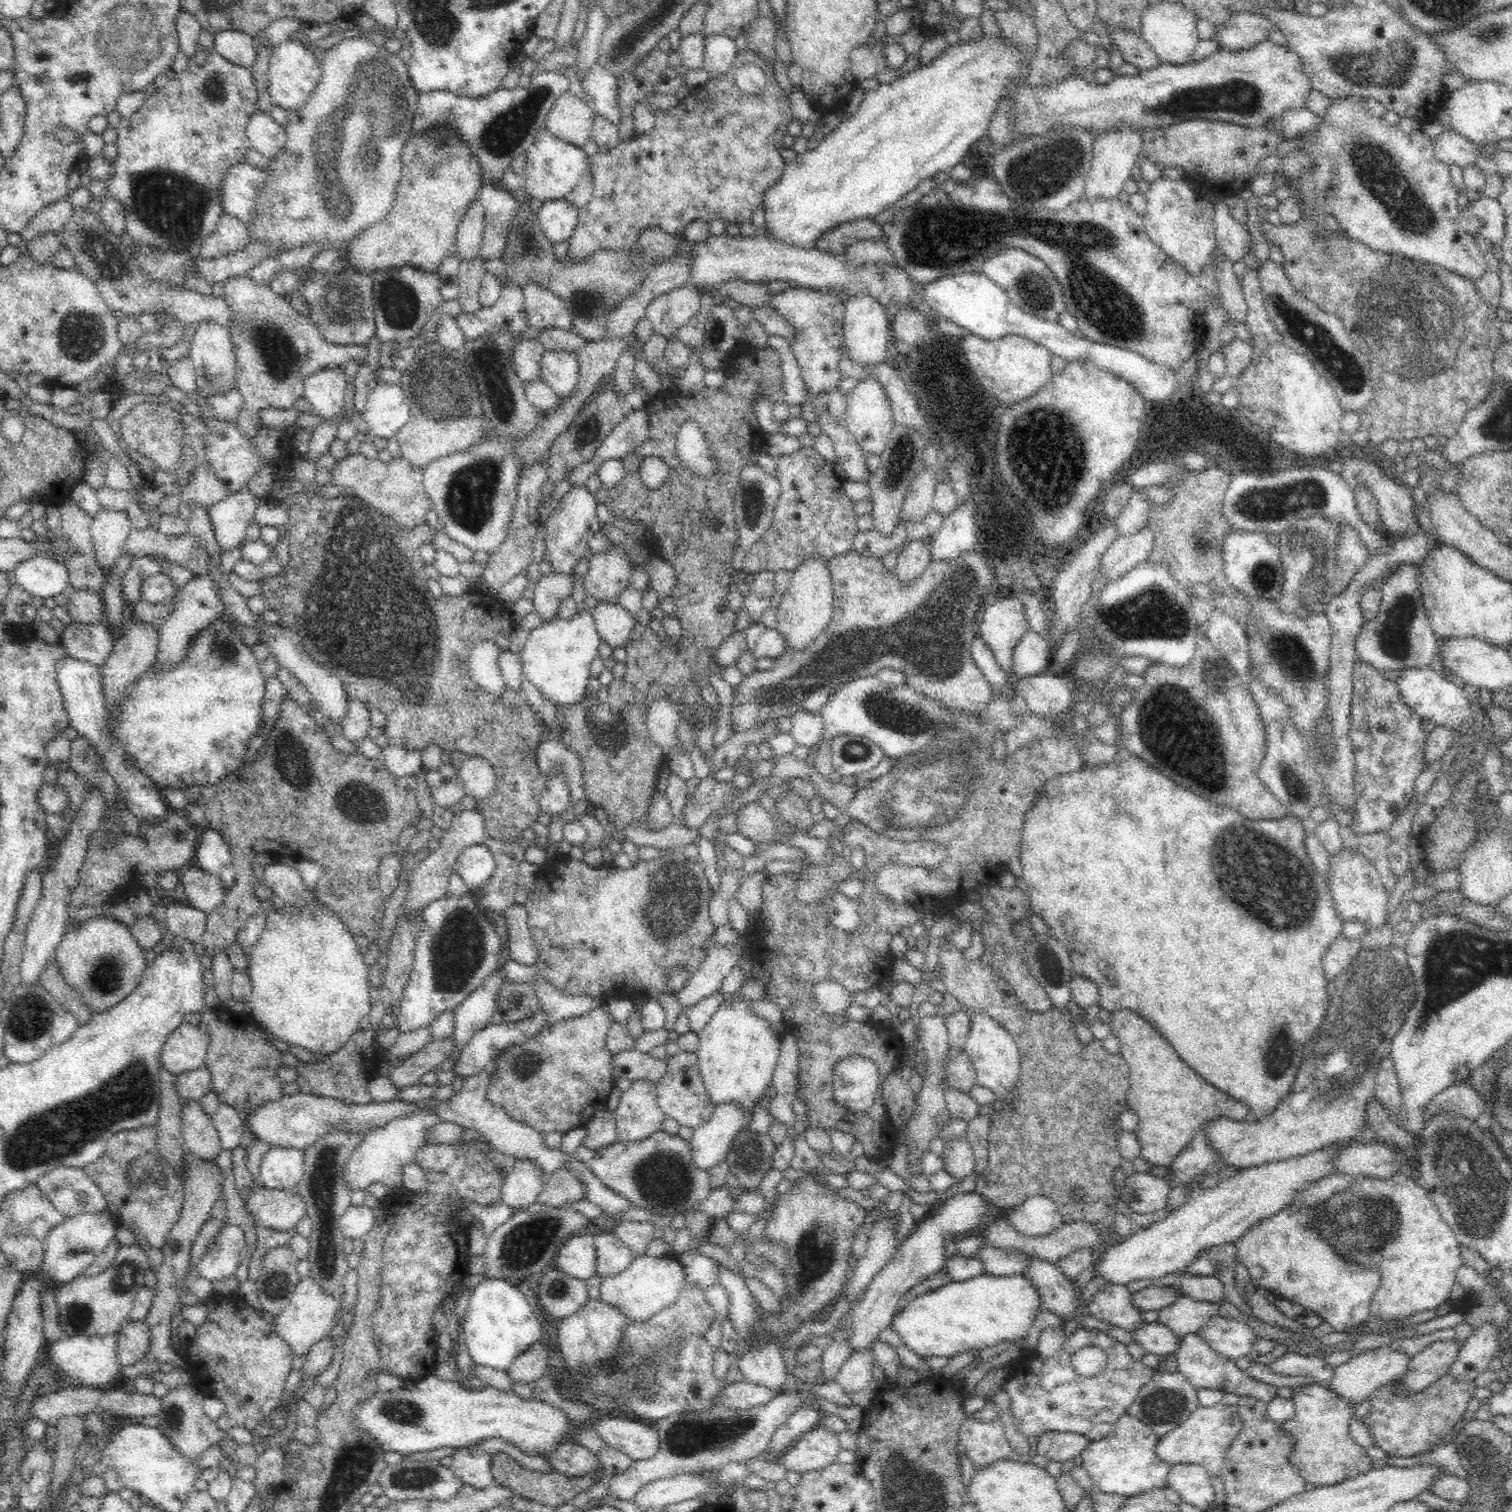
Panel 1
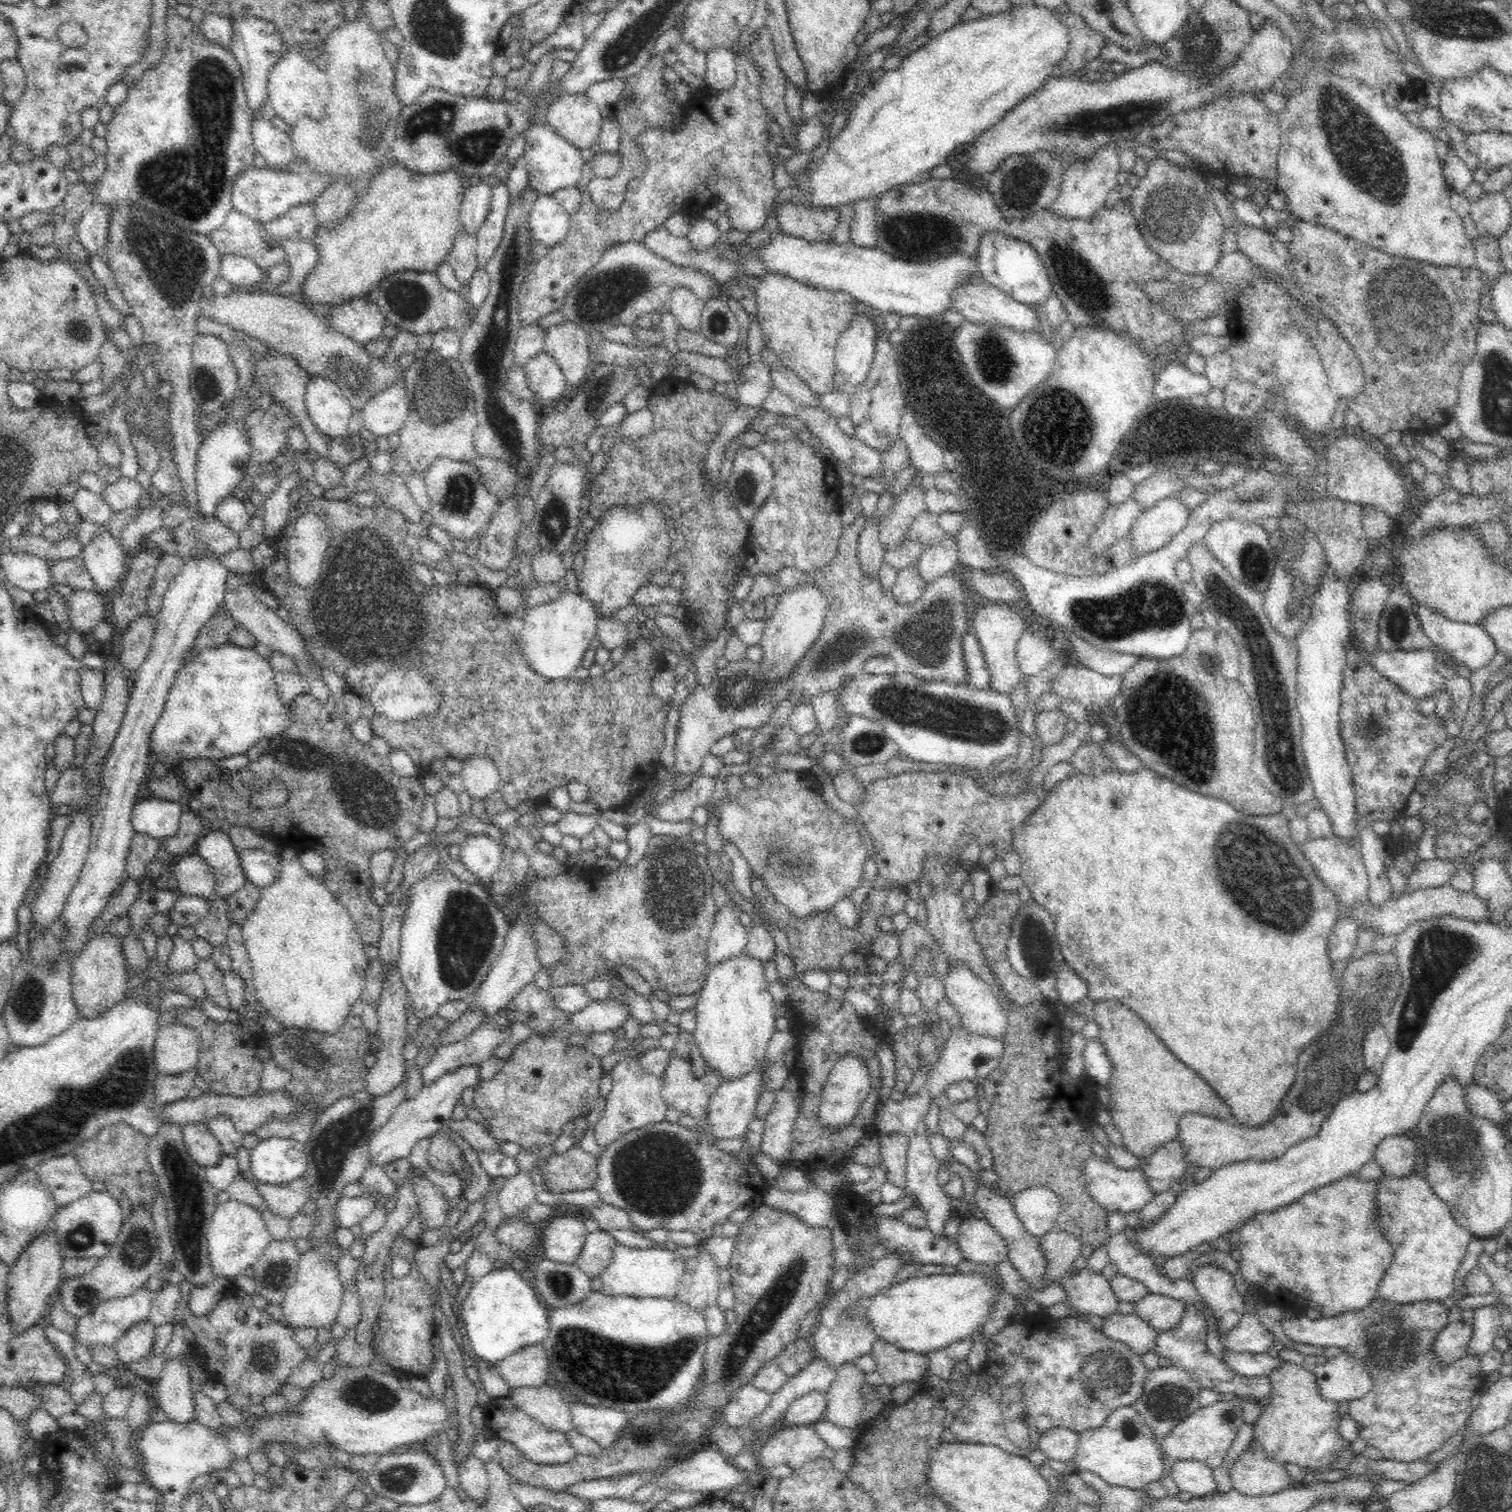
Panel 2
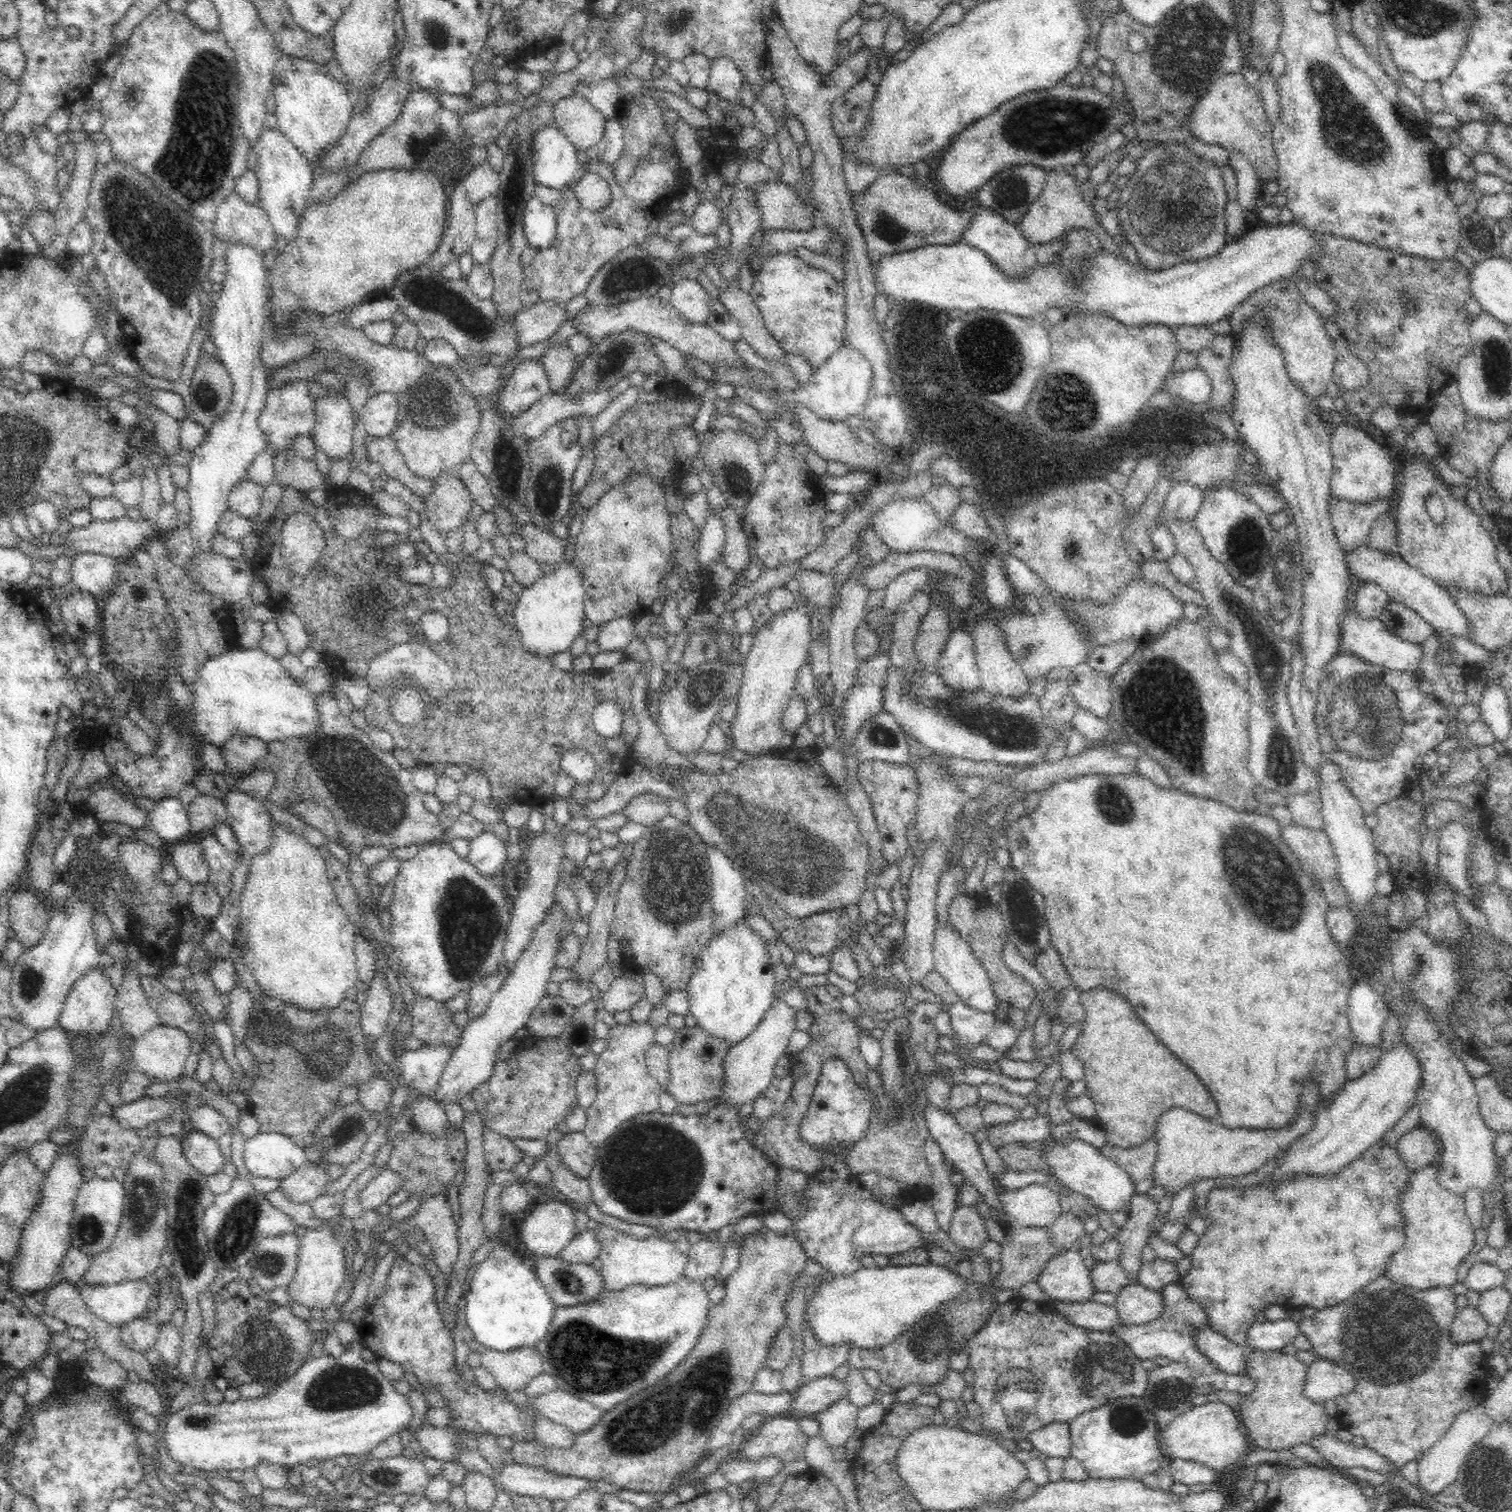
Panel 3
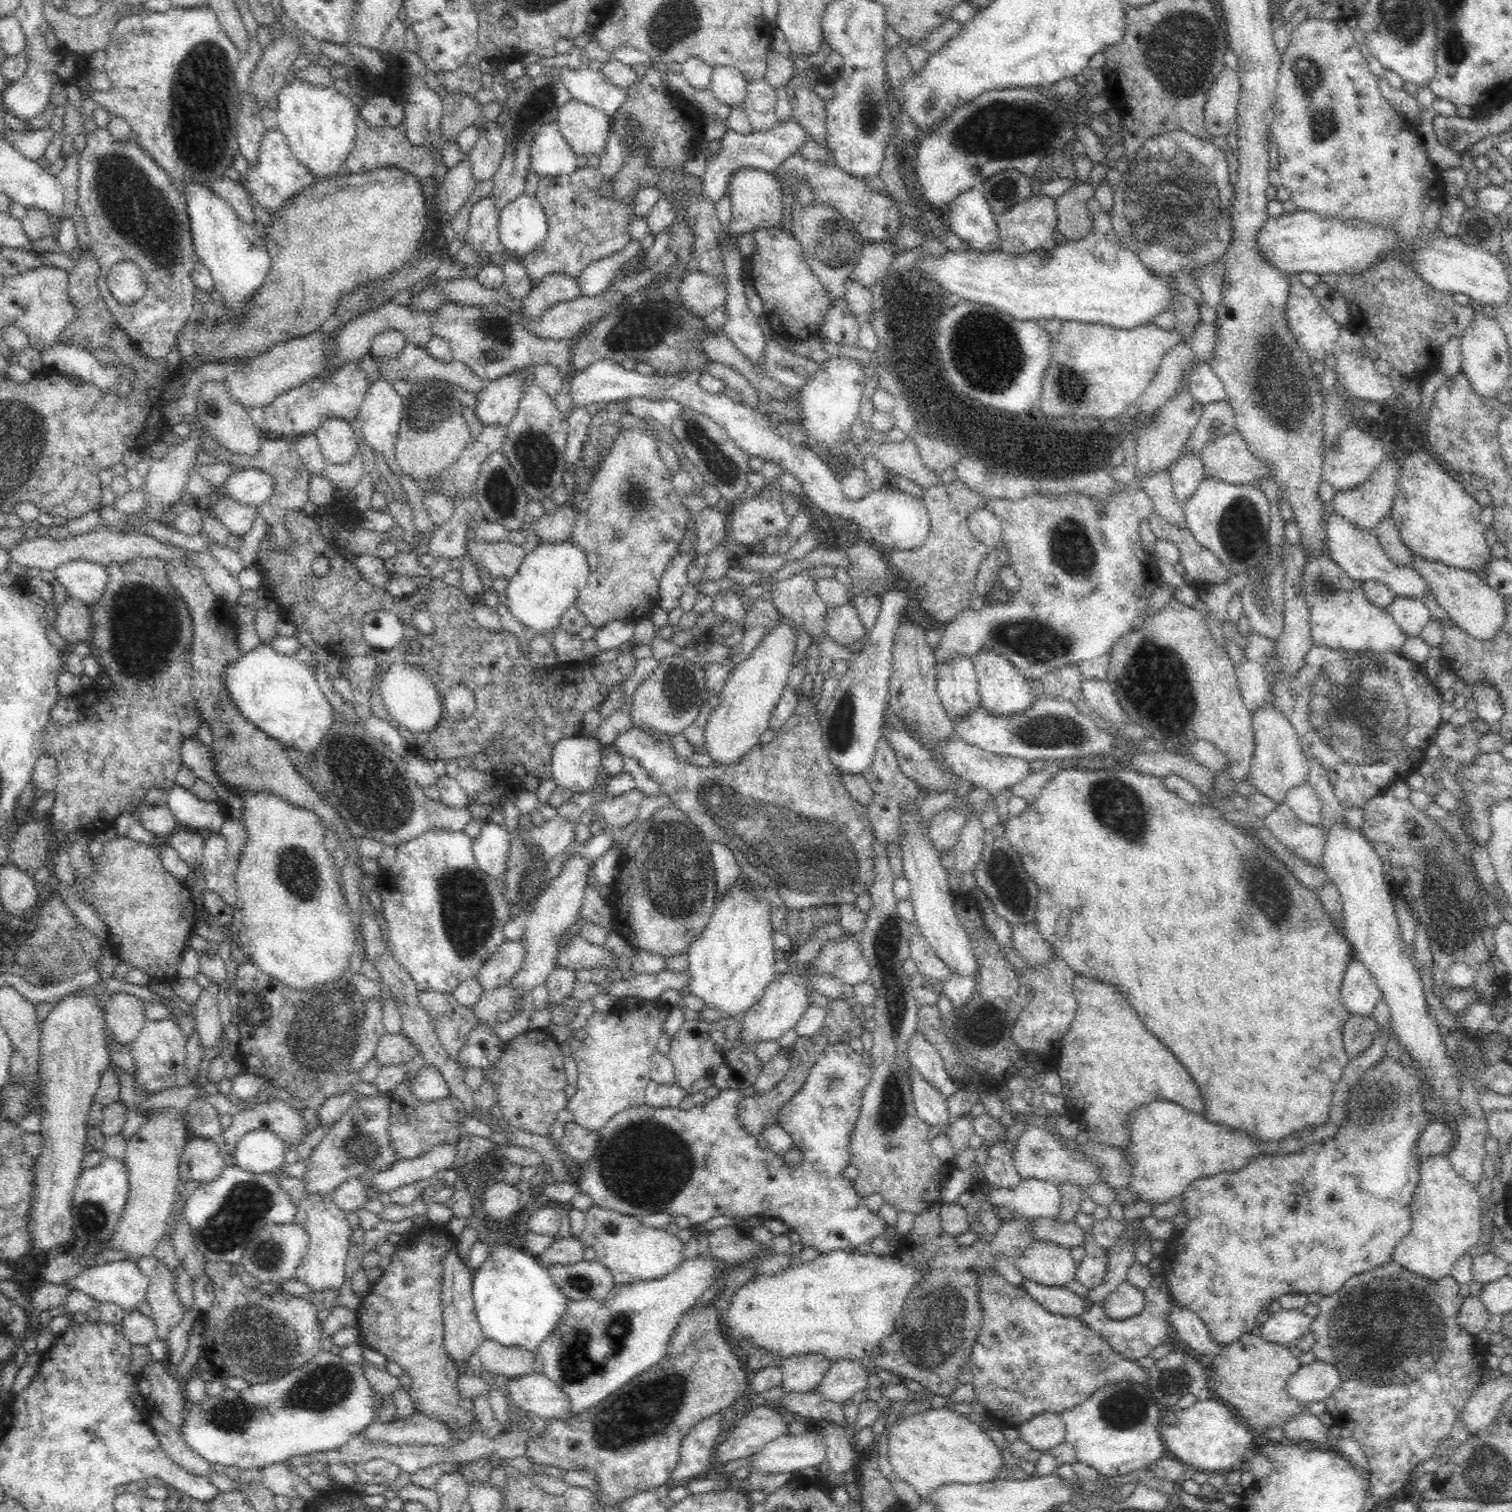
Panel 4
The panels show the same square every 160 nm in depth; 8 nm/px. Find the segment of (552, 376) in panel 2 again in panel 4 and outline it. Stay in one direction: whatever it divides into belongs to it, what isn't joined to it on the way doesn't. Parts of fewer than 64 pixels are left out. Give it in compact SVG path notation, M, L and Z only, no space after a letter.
M524 370L513 371L500 376L498 380L487 382L476 395L478 419L490 426L511 423L526 389Z

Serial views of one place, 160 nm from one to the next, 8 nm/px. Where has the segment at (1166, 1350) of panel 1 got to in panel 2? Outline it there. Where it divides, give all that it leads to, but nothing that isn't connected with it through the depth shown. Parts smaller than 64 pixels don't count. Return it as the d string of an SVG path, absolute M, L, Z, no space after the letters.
M1116 1313L1116 1316L1107 1316L1103 1319L1104 1328L1101 1332L1106 1337L1122 1342L1141 1356L1146 1352L1153 1352L1160 1332L1150 1327L1135 1313L1128 1314L1128 1316Z

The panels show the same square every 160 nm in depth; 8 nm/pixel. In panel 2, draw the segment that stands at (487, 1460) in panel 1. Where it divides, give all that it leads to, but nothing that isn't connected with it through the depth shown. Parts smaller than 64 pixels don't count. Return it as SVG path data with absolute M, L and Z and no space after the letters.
M474 1456L458 1463L458 1484L472 1498L481 1498L487 1492L489 1485L488 1471L485 1461Z

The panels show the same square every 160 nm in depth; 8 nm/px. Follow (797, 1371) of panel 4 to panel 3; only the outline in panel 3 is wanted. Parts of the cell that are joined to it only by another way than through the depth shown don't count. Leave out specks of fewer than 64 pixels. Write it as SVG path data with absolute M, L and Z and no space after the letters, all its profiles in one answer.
M810 1328L804 1330L802 1335L804 1338L801 1377L803 1384L814 1379L832 1376L836 1368L848 1364L851 1350L856 1348L856 1346L846 1344L845 1342L840 1342L840 1344L826 1344L825 1342L821 1342L821 1340L812 1333L812 1329Z

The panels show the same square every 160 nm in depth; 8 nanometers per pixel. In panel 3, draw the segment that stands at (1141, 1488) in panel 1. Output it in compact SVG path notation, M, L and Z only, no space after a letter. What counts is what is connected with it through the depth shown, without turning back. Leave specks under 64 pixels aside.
M1124 1397L1109 1403L1100 1408L1083 1412L1070 1424L1071 1434L1071 1455L1076 1458L1090 1479L1126 1479L1142 1481L1144 1476L1154 1474L1162 1462L1162 1453L1158 1448L1158 1427L1154 1415L1146 1407L1143 1397Z

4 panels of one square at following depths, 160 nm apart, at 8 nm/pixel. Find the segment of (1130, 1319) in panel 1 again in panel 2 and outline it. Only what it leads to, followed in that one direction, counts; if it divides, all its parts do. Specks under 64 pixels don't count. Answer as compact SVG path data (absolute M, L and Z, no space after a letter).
M1086 1268L1077 1275L1066 1273L1058 1281L1064 1286L1070 1304L1081 1316L1092 1314L1103 1319L1120 1313L1118 1312L1120 1300L1104 1275Z

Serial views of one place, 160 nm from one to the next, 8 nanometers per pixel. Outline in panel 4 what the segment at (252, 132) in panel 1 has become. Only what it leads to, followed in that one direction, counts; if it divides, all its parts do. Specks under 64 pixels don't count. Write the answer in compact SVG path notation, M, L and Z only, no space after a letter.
M267 129L262 137L256 165L252 165L243 177L244 186L264 212L272 218L280 216L281 210L303 190L312 186L317 178L294 157L286 137L277 129Z

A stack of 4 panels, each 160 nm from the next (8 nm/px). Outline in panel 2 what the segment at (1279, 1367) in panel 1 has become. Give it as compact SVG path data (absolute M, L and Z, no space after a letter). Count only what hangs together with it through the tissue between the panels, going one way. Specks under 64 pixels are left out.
M1226 1351L1222 1360L1229 1364L1229 1367L1240 1373L1242 1376L1262 1376L1276 1370L1283 1361L1278 1357L1262 1354L1234 1354Z

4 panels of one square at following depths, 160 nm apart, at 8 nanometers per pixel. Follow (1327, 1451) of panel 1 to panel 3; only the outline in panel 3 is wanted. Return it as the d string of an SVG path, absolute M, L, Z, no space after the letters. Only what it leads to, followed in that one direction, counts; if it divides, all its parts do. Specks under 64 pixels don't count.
M1251 1350L1247 1352L1247 1363L1247 1375L1256 1380L1254 1392L1242 1395L1241 1398L1241 1416L1250 1443L1262 1450L1291 1451L1295 1446L1301 1444L1306 1446L1306 1444L1311 1444L1314 1439L1328 1433L1326 1425L1330 1416L1324 1411L1324 1403L1314 1402L1304 1394L1307 1364L1298 1360L1296 1355L1286 1355L1281 1351Z

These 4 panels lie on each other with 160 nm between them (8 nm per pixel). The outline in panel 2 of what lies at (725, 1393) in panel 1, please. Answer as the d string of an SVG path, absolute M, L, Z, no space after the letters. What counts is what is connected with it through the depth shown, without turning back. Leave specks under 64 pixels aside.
M752 1383L740 1386L732 1392L730 1400L723 1408L723 1415L728 1426L740 1431L756 1420L770 1404L771 1394L758 1390Z

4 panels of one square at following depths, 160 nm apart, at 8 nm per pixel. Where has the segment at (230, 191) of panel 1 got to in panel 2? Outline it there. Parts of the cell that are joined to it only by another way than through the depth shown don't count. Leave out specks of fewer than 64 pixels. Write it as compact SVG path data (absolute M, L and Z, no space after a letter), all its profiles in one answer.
M293 162L284 170L253 167L241 172L233 181L232 208L261 225L284 216L292 207L308 204L326 188L326 177L312 173L299 162Z

